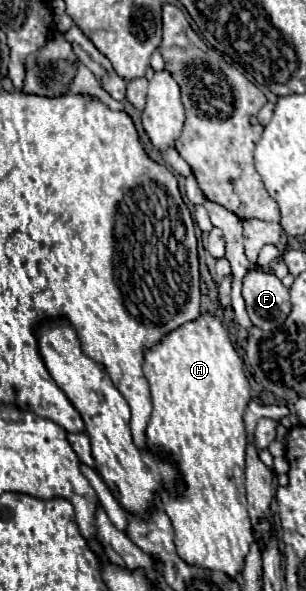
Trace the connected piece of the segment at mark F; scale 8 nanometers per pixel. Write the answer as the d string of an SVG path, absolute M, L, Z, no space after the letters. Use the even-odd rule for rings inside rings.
M248 271L244 277L242 297L250 321L262 331L278 329L290 313L288 289L274 273Z

